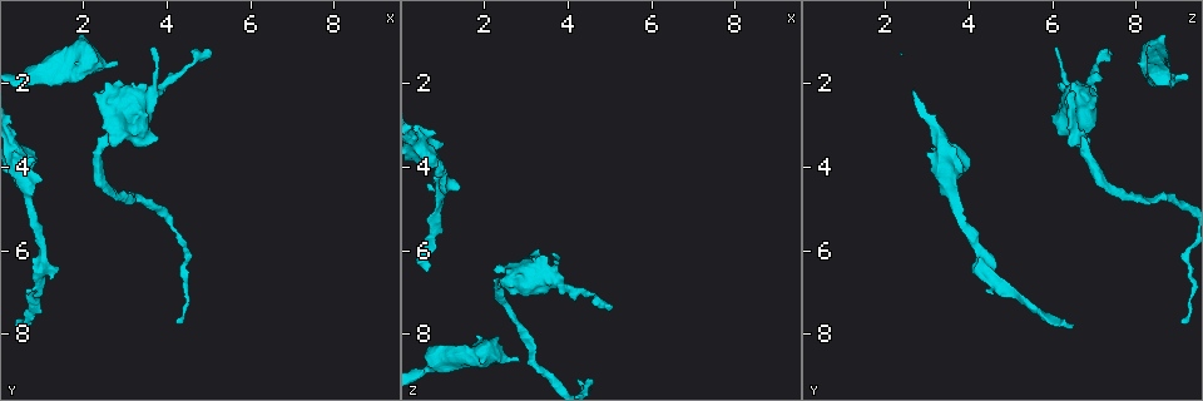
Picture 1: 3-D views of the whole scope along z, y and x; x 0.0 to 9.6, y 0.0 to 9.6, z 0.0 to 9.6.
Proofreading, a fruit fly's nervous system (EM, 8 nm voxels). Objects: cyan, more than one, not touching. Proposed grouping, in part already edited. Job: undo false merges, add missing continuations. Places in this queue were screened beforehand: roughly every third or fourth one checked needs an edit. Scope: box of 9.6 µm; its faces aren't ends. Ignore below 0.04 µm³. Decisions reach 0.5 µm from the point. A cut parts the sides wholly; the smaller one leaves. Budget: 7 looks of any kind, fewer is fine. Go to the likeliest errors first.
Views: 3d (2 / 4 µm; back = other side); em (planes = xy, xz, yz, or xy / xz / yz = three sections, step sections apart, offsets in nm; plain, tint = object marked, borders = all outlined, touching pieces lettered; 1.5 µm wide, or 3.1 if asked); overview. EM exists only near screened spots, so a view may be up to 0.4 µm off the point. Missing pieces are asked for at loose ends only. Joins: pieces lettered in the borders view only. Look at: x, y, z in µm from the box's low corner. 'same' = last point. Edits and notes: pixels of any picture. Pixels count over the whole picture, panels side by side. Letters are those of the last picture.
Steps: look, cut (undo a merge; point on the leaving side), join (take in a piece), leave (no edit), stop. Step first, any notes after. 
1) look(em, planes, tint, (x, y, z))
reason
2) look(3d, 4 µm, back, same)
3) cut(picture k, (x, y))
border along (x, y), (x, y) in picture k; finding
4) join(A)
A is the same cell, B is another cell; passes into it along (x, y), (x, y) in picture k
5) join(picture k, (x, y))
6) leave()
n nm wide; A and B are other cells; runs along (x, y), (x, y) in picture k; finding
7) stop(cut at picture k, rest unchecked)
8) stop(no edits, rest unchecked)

look(em, planes, plain, (0.65, 7.70, 6.45))
long arm stops here

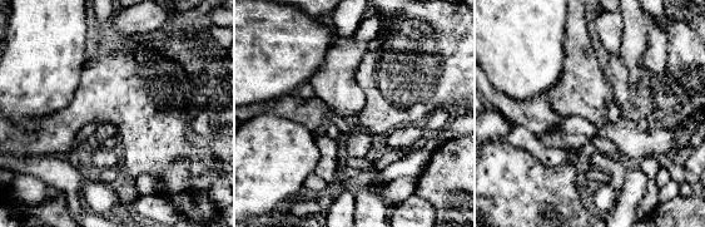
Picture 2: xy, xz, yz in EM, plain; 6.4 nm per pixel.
look(em, planes, borders, same)

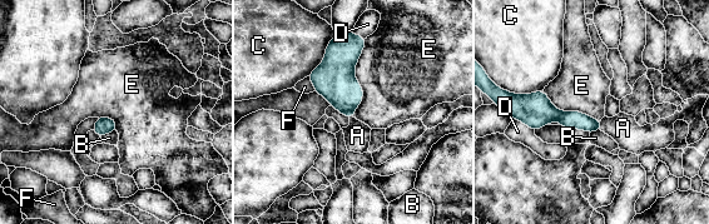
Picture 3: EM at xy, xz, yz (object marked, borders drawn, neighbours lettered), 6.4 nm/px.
join(A)
E touches over 500 nm; A is the same cell, B, C, D, E and F are other cells; passes into it along (570, 119), (600, 125), (623, 128) in picture 3; the neuron continues

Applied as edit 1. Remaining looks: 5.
look(overview)
see it whole again

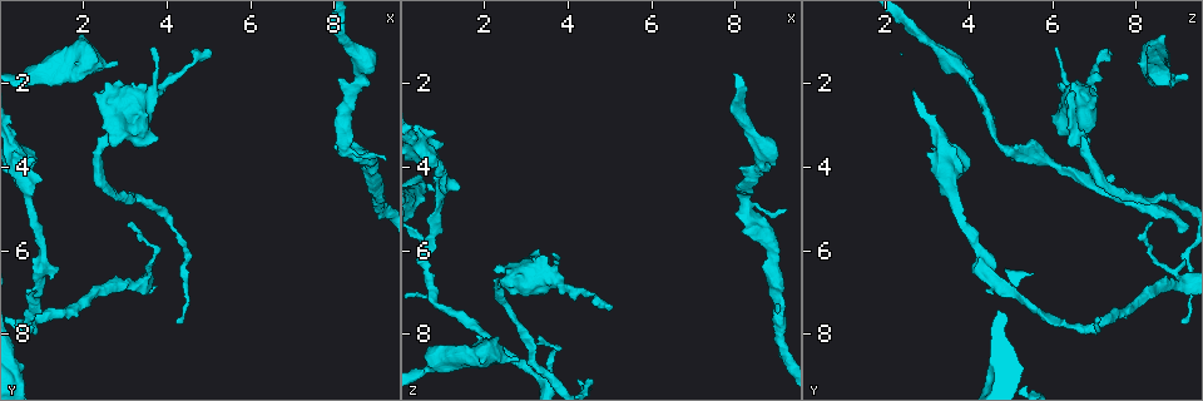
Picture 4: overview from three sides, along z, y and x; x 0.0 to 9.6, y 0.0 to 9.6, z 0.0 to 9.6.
look(em, planes, tint, (5.05, 1.30, 7.40))
thin end

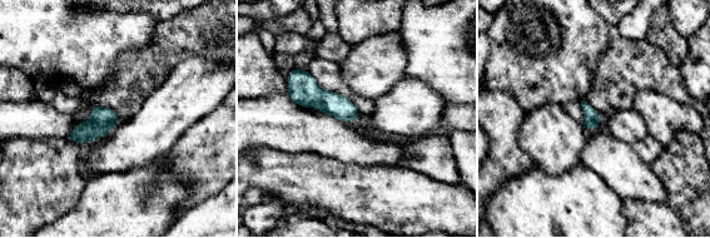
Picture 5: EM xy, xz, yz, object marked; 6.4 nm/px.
look(em, planes, borders, same)
what lies round it

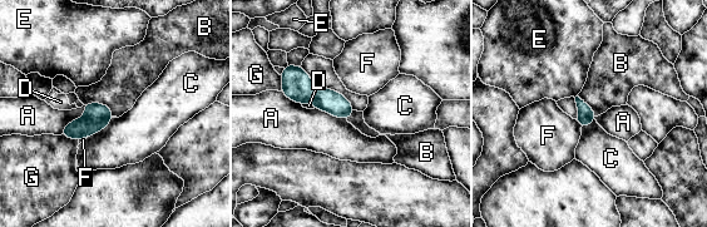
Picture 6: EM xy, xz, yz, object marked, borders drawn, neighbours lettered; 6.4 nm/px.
leave()
110 nm wide; A, B, C, D, E, F and G are other cells; border along (83, 103), (104, 103), (113, 116) in picture 6; no lettered piece goes on from it

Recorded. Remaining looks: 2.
look(em, planes, tint, (2.75, 1.50, 8.60))
an open end

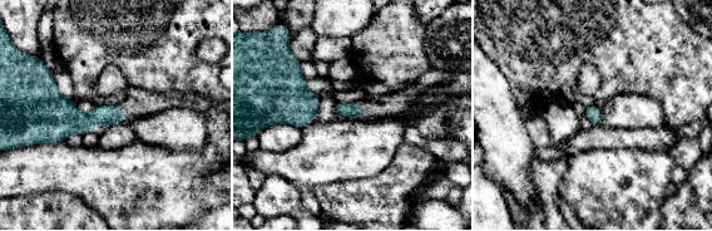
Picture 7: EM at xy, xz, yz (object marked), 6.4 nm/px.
look(em, planes, borders, same)

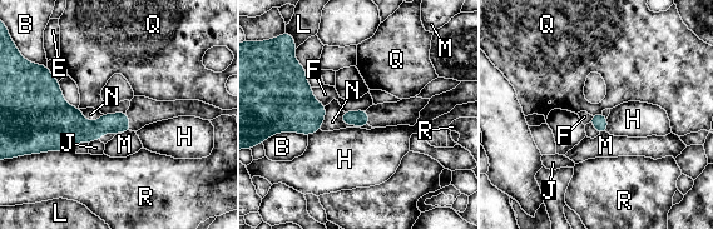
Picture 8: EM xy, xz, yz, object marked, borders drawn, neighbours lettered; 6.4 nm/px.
leave()
100 nm wide; B, E, F, H, J, L, M, N, Q and R are other cells; border along (125, 110), (103, 114) in picture 8; no lettered piece goes on from it

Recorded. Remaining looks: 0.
stop(join at picture 3, rest unchecked)

